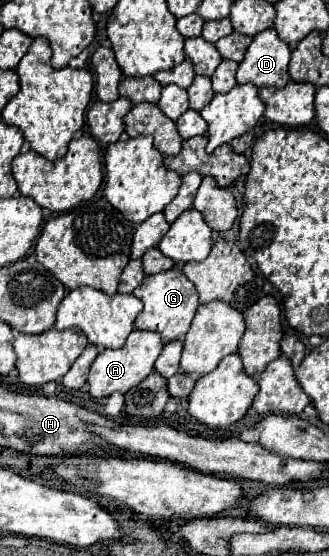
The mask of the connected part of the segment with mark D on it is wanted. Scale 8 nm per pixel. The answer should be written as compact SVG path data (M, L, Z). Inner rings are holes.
M268 28L254 36L246 50L246 58L240 62L236 80L238 84L254 84L258 88L276 86L284 88L290 82L288 74L290 48L278 38L274 28Z

